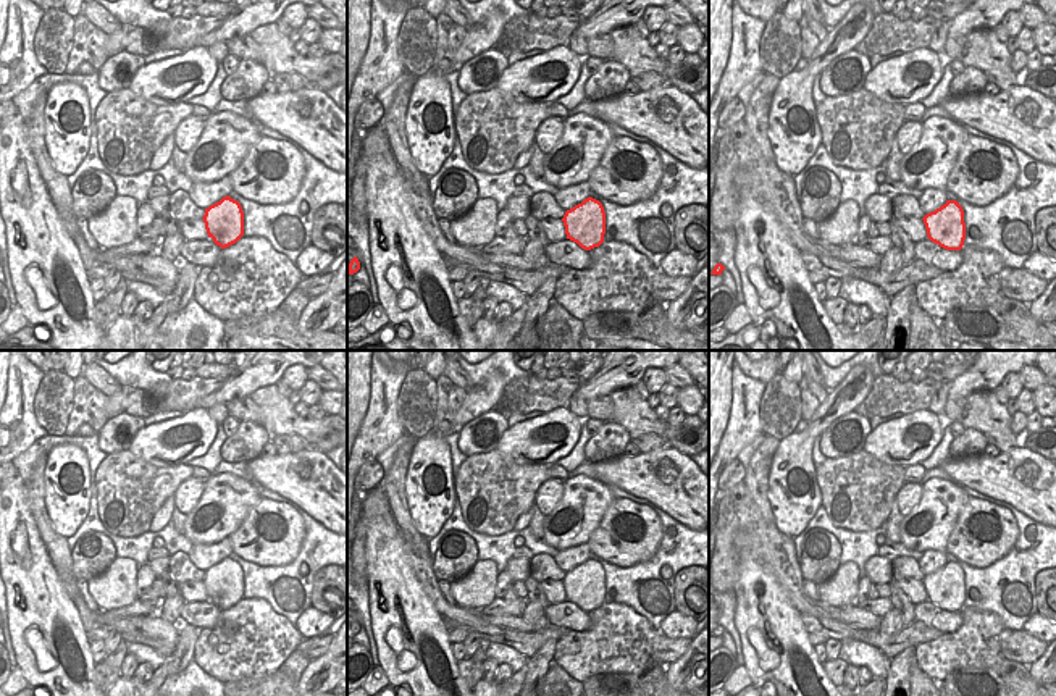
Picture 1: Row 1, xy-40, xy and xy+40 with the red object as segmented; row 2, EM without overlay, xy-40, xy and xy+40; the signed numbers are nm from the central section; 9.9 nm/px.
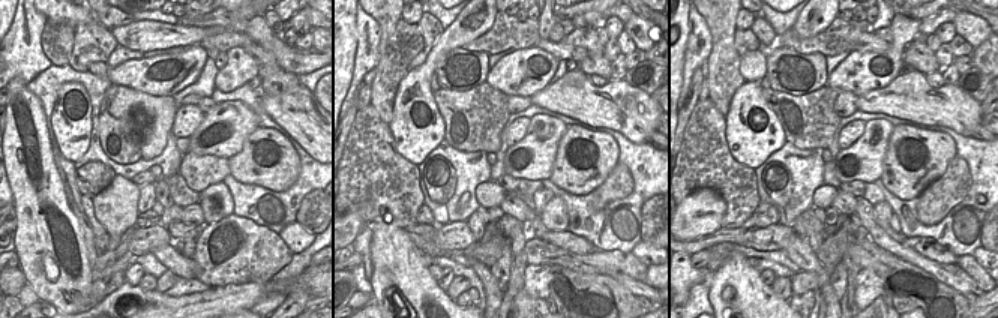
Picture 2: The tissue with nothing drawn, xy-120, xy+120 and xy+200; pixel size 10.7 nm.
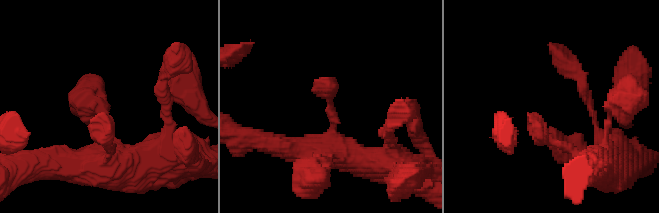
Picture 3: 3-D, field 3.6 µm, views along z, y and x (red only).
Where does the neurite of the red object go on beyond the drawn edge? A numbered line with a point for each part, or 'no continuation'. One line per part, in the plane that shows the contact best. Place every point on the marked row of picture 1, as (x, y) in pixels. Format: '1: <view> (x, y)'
no continuation

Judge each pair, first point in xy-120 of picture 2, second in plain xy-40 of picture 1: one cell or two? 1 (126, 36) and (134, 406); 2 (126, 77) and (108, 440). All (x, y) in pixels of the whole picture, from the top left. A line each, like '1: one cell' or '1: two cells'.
1: one cell
2: two cells

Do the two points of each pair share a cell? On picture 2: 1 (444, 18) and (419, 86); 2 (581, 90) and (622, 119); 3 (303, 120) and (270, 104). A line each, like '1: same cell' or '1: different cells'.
1: different cells
2: same cell
3: same cell

